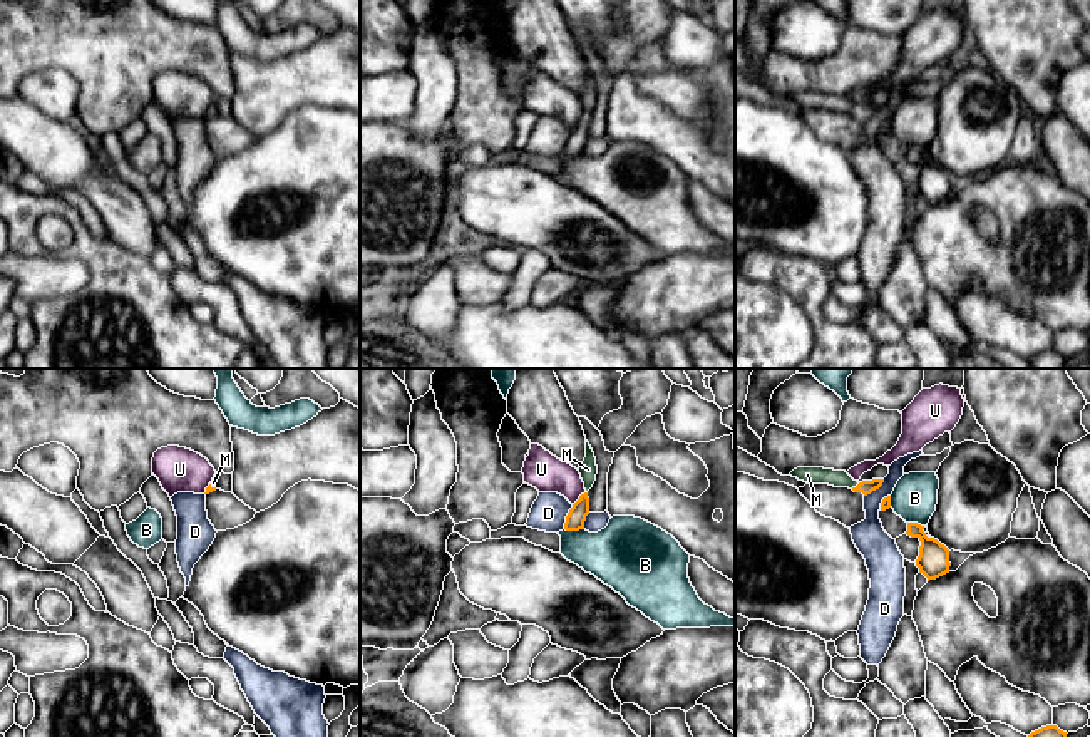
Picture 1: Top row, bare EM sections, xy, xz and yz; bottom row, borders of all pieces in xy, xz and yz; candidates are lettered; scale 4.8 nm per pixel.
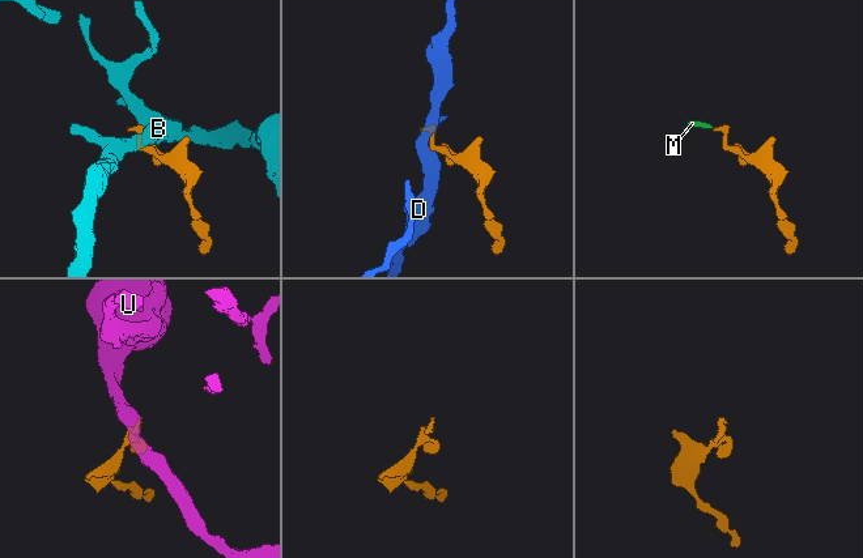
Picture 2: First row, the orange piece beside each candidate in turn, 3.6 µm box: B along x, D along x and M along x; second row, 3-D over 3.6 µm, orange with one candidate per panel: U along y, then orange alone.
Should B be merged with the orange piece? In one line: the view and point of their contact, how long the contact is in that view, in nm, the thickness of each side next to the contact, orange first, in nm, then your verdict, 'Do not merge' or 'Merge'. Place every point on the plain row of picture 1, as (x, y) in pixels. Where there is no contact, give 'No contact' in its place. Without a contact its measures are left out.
Touches orange at xz (575, 154). Shared border 100 nm. Thickness 90 nm (orange) against 300 nm. Do not merge

